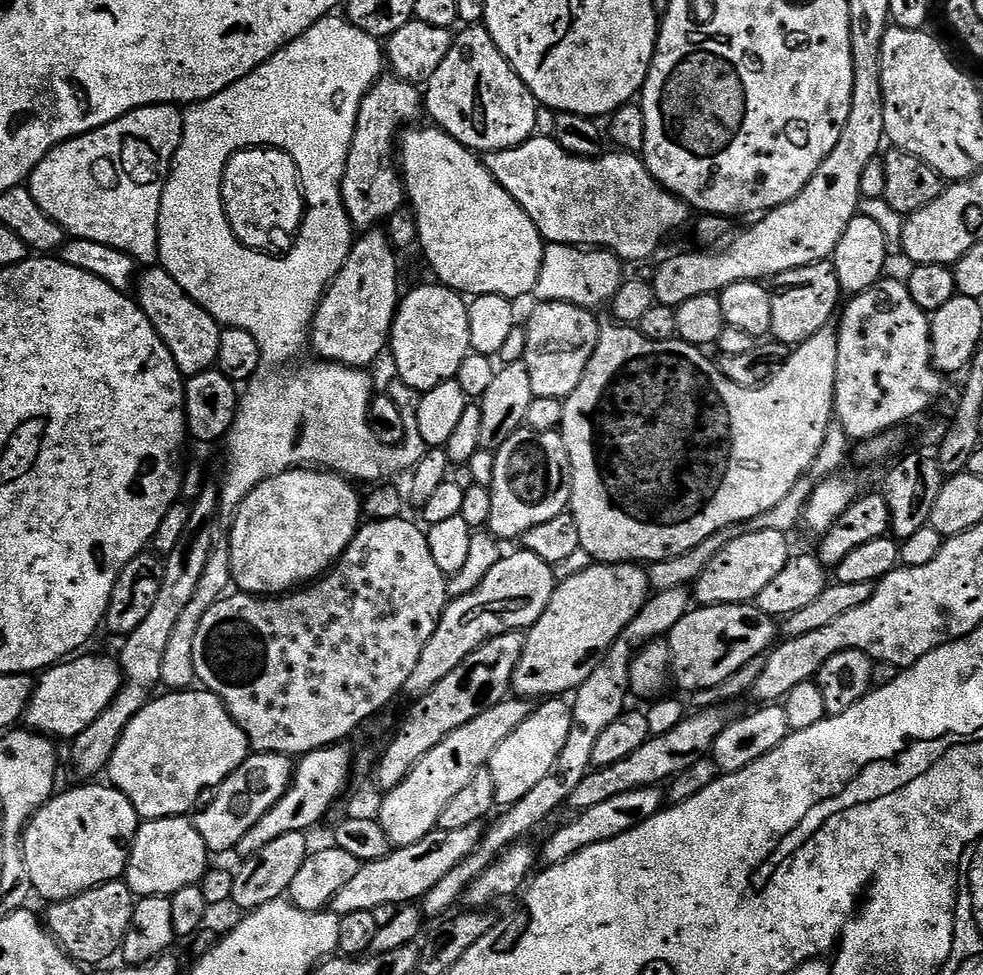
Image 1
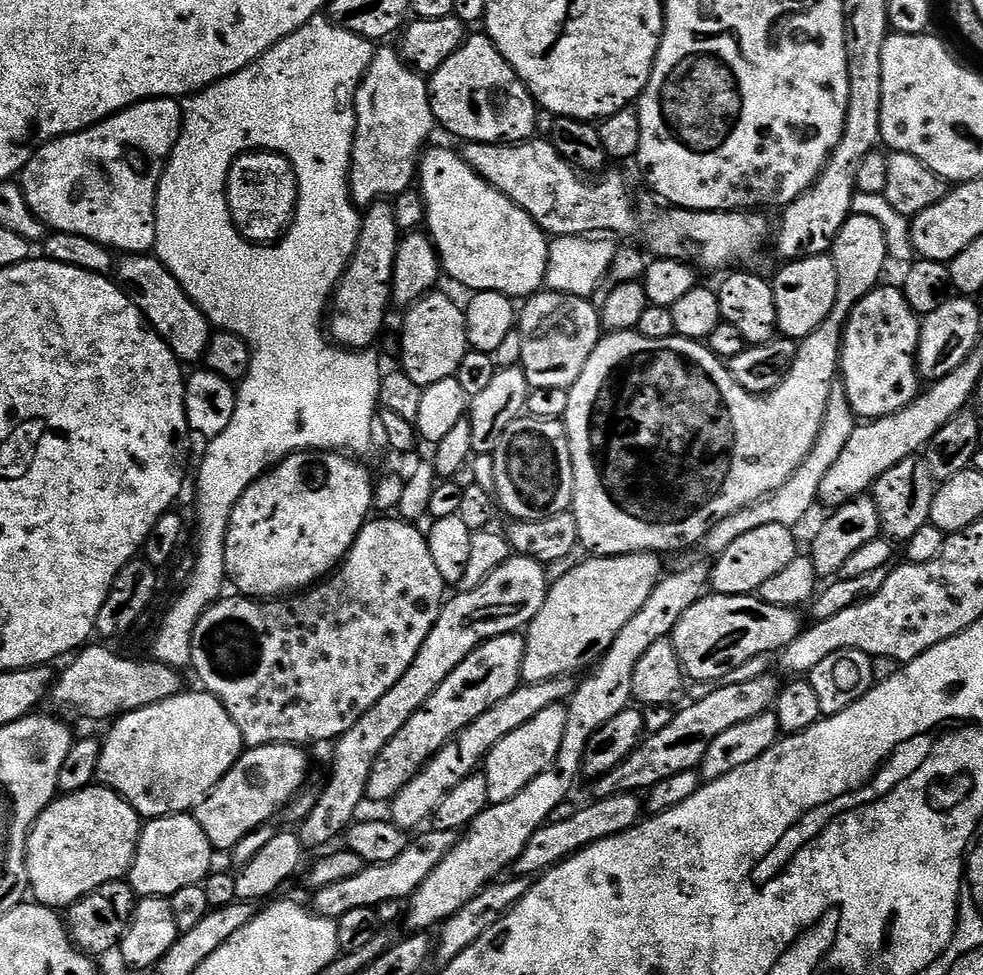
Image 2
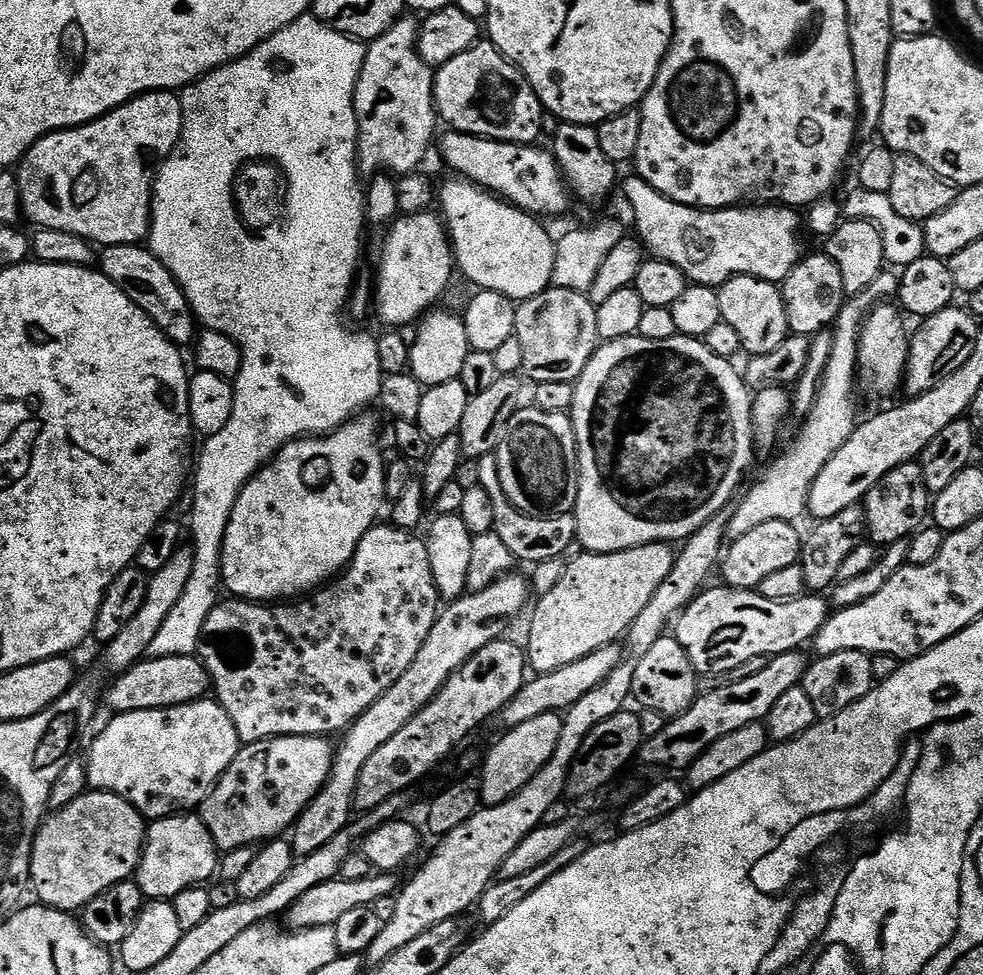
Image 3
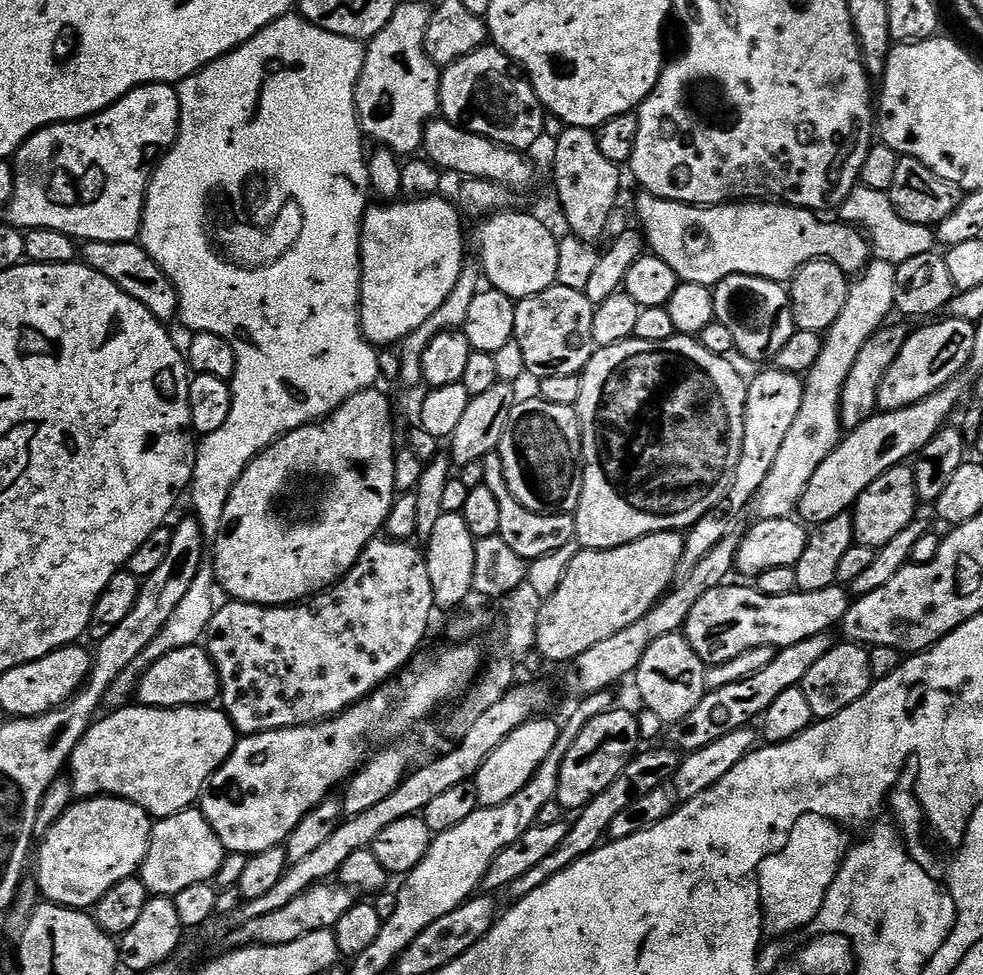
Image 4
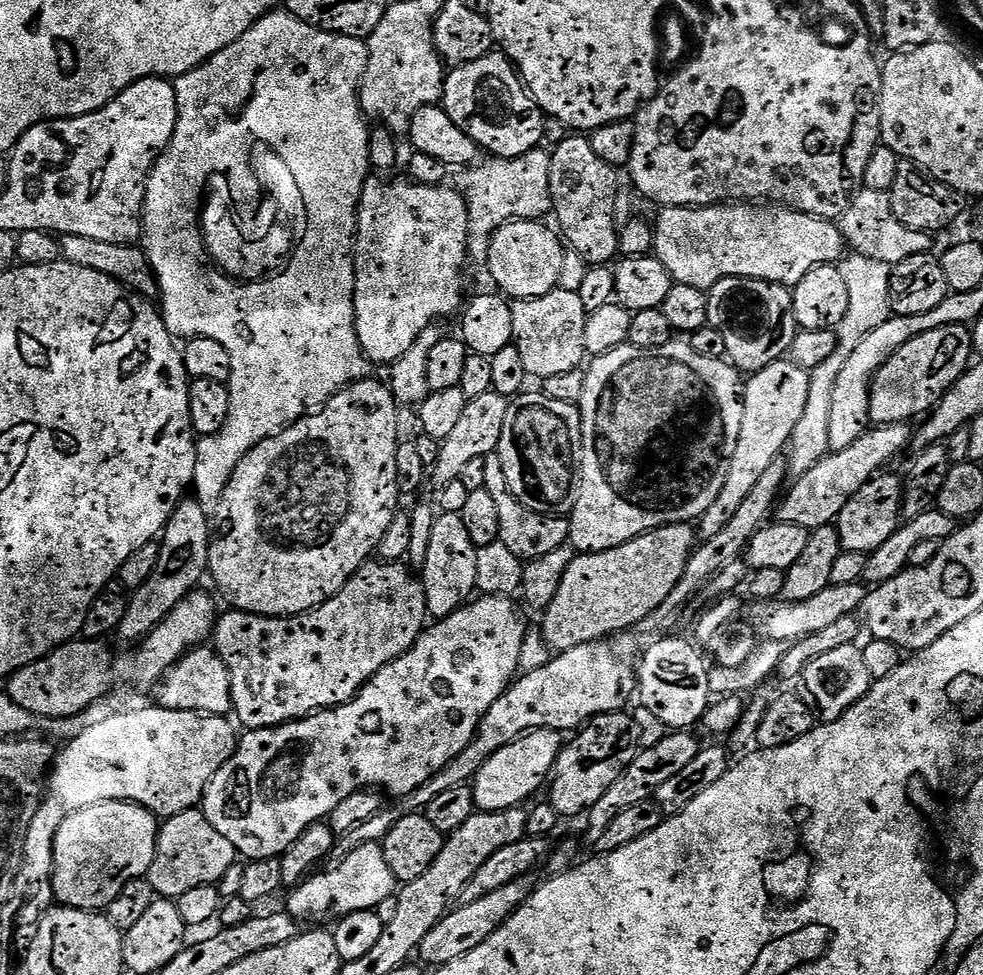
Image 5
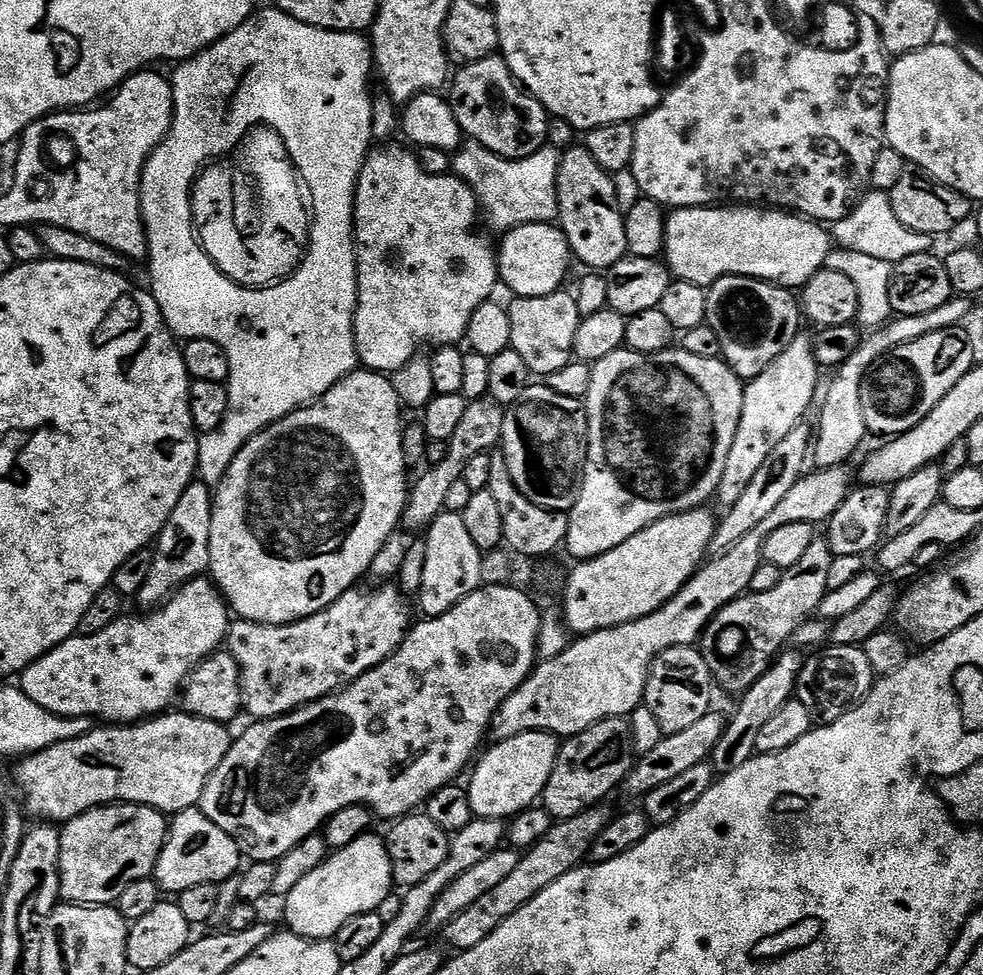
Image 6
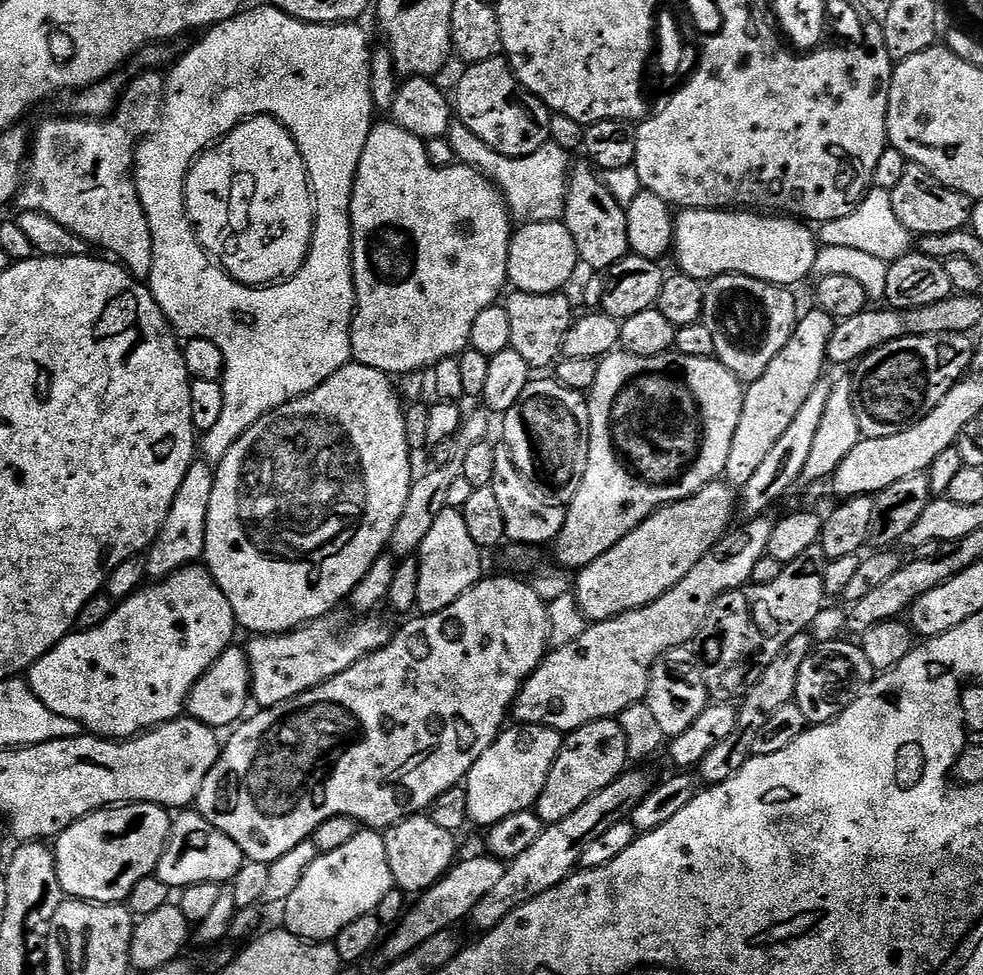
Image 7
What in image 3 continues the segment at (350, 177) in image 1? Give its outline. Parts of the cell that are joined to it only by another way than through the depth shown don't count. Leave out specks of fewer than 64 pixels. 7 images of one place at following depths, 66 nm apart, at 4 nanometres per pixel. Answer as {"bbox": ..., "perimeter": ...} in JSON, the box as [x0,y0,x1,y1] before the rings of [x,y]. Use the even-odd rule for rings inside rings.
{"bbox":[354,19,437,178],"perimeter":[[[408,19],[397,20],[386,34],[371,41],[364,53],[364,65],[354,94],[358,171],[364,178],[375,178],[381,174],[399,178],[417,171],[437,135],[434,72],[422,62],[416,49],[420,24]]]}

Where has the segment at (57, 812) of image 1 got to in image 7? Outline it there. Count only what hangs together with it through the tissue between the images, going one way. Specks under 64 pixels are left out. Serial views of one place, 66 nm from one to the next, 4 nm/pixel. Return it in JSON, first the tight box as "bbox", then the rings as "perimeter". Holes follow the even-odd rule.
{"bbox":[55,804,173,904],"perimeter":[[[126,804],[93,810],[55,837],[56,873],[61,893],[90,904],[127,901],[132,888],[153,875],[172,833],[173,817],[158,804]]]}

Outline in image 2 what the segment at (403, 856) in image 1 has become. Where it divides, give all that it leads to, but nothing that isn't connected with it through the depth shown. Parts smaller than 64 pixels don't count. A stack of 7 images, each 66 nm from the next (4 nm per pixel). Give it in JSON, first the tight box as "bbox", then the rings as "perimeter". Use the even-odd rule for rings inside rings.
{"bbox":[311,830,458,920],"perimeter":[[[435,830],[421,831],[420,837],[415,837],[414,842],[409,843],[406,850],[402,850],[402,854],[398,854],[398,858],[394,858],[394,862],[386,862],[385,864],[370,864],[364,867],[358,874],[354,874],[354,878],[346,878],[342,882],[334,882],[319,887],[316,897],[313,898],[311,907],[316,915],[325,916],[328,920],[340,920],[342,914],[347,914],[350,910],[362,910],[363,908],[376,908],[380,902],[389,901],[390,899],[398,899],[401,902],[407,901],[418,890],[418,886],[422,886],[422,882],[426,882],[426,878],[430,878],[430,872],[444,858],[446,854],[450,854],[450,850],[456,844],[458,839],[457,833],[454,832],[438,832]]]}

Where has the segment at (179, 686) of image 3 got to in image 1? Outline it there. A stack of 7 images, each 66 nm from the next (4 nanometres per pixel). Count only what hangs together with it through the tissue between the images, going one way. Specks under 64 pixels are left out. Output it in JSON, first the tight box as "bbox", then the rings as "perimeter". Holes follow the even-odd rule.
{"bbox":[22,654,122,742],"perimeter":[[[80,654],[75,658],[69,658],[39,673],[28,708],[22,717],[23,723],[31,731],[39,732],[40,735],[49,738],[61,736],[64,742],[71,742],[78,734],[82,734],[82,730],[86,730],[86,726],[90,726],[90,722],[94,722],[94,718],[98,718],[98,714],[102,714],[102,710],[106,710],[106,706],[110,706],[110,702],[118,694],[122,683],[119,663],[115,659],[107,660],[104,656],[92,657],[84,655]]]}

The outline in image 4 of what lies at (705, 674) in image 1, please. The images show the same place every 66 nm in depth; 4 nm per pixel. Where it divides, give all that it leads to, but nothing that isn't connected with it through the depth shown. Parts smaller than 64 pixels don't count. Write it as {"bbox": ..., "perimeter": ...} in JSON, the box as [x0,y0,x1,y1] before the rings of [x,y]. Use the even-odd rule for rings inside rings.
{"bbox":[682,584,852,666],"perimeter":[[[837,584],[823,590],[797,591],[782,598],[770,598],[751,585],[730,585],[720,585],[700,598],[682,629],[694,654],[706,666],[728,663],[758,647],[779,650],[823,632],[831,633],[832,626],[843,621],[852,603],[849,591]]]}

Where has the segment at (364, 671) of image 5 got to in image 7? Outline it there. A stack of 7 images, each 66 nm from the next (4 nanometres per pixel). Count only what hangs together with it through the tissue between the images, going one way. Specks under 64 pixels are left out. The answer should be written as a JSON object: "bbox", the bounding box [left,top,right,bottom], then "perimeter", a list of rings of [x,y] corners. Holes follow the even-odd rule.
{"bbox":[246,614,394,709],"perimeter":[[[329,614],[310,620],[292,632],[279,632],[276,636],[253,635],[249,639],[252,641],[246,644],[248,664],[252,667],[252,700],[260,703],[261,709],[285,704],[342,674],[342,670],[354,666],[354,662],[382,650],[391,642],[394,628],[378,617],[372,614],[344,625],[336,614]]]}

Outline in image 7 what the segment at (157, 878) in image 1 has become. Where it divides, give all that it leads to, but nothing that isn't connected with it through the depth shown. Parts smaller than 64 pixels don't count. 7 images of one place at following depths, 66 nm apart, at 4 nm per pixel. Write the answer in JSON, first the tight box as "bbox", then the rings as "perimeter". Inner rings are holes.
{"bbox":[154,810,245,890],"perimeter":[[[184,810],[173,819],[172,833],[168,835],[168,844],[154,875],[171,890],[194,886],[198,882],[214,882],[224,886],[233,880],[245,863],[243,850],[229,836],[206,822],[199,811]]]}

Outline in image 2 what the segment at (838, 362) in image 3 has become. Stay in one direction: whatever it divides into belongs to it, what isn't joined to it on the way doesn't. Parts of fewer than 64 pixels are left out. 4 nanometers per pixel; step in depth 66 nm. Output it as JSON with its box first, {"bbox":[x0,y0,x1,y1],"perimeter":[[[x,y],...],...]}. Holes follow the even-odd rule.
{"bbox":[702,387,858,558],"perimeter":[[[833,387],[826,406],[826,414],[822,418],[822,426],[818,430],[818,438],[814,442],[810,454],[802,462],[802,466],[798,466],[798,470],[794,470],[791,478],[771,496],[764,497],[760,503],[752,505],[751,508],[743,508],[742,511],[718,521],[702,541],[702,548],[709,552],[707,555],[712,558],[720,556],[722,550],[727,550],[736,539],[742,538],[742,534],[747,534],[749,530],[758,530],[758,526],[777,524],[795,529],[796,524],[802,523],[807,518],[808,511],[814,506],[817,507],[822,478],[826,478],[826,474],[830,474],[830,470],[836,465],[838,458],[842,458],[842,450],[846,450],[846,442],[850,442],[857,426],[858,418],[852,413],[852,407],[846,398],[843,387]]]}

